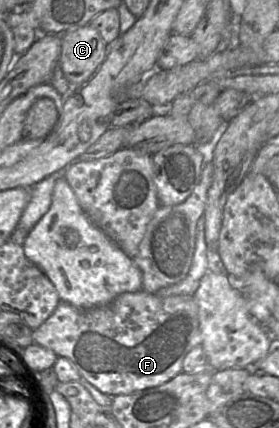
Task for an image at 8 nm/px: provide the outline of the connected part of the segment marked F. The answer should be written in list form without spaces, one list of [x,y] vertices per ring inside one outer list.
[[[144,290],[124,292],[111,302],[91,308],[75,307],[60,301],[50,317],[33,330],[35,344],[69,359],[80,377],[111,397],[161,385],[182,372],[186,354],[201,344],[199,311],[193,295],[161,297]]]

